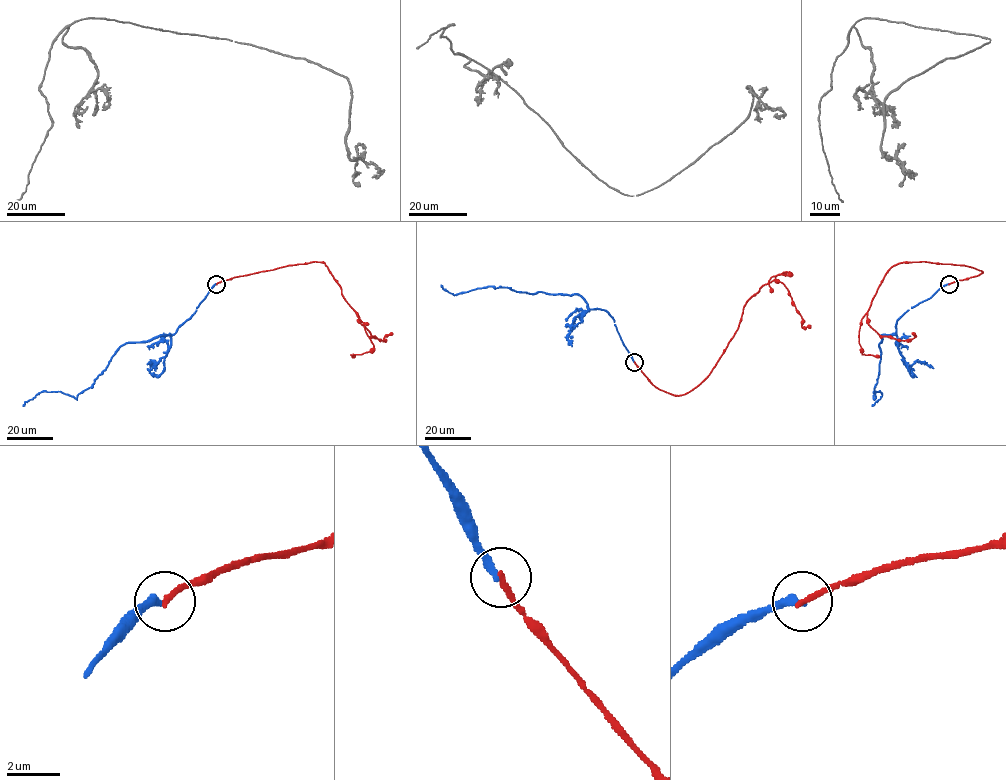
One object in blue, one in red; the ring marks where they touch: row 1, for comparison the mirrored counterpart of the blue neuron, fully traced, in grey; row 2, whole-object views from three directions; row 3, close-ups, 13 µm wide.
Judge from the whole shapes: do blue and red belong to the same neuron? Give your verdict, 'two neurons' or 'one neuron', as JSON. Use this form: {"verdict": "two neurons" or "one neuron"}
{"verdict": "two neurons"}

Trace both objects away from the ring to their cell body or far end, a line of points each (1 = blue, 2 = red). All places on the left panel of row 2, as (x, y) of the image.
1: (216, 284), (195, 312), (173, 334), (122, 344), (94, 383), (76, 398), (60, 392), (41, 392), (22, 406)
2: (216, 284), (292, 265), (323, 262), (373, 347), (363, 353), (351, 355), (354, 356)

